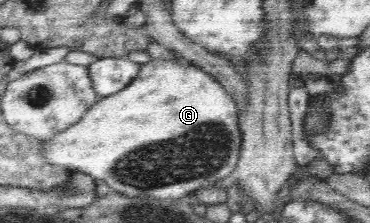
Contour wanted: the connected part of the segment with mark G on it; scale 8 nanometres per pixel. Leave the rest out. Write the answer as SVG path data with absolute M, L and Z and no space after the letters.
M180 56L177 60L153 58L141 65L124 57L100 58L88 65L88 71L101 98L80 121L46 140L40 153L49 164L103 180L110 192L129 198L180 199L189 193L196 200L194 204L206 207L227 202L226 188L219 181L235 170L242 138L236 103L217 80Z

